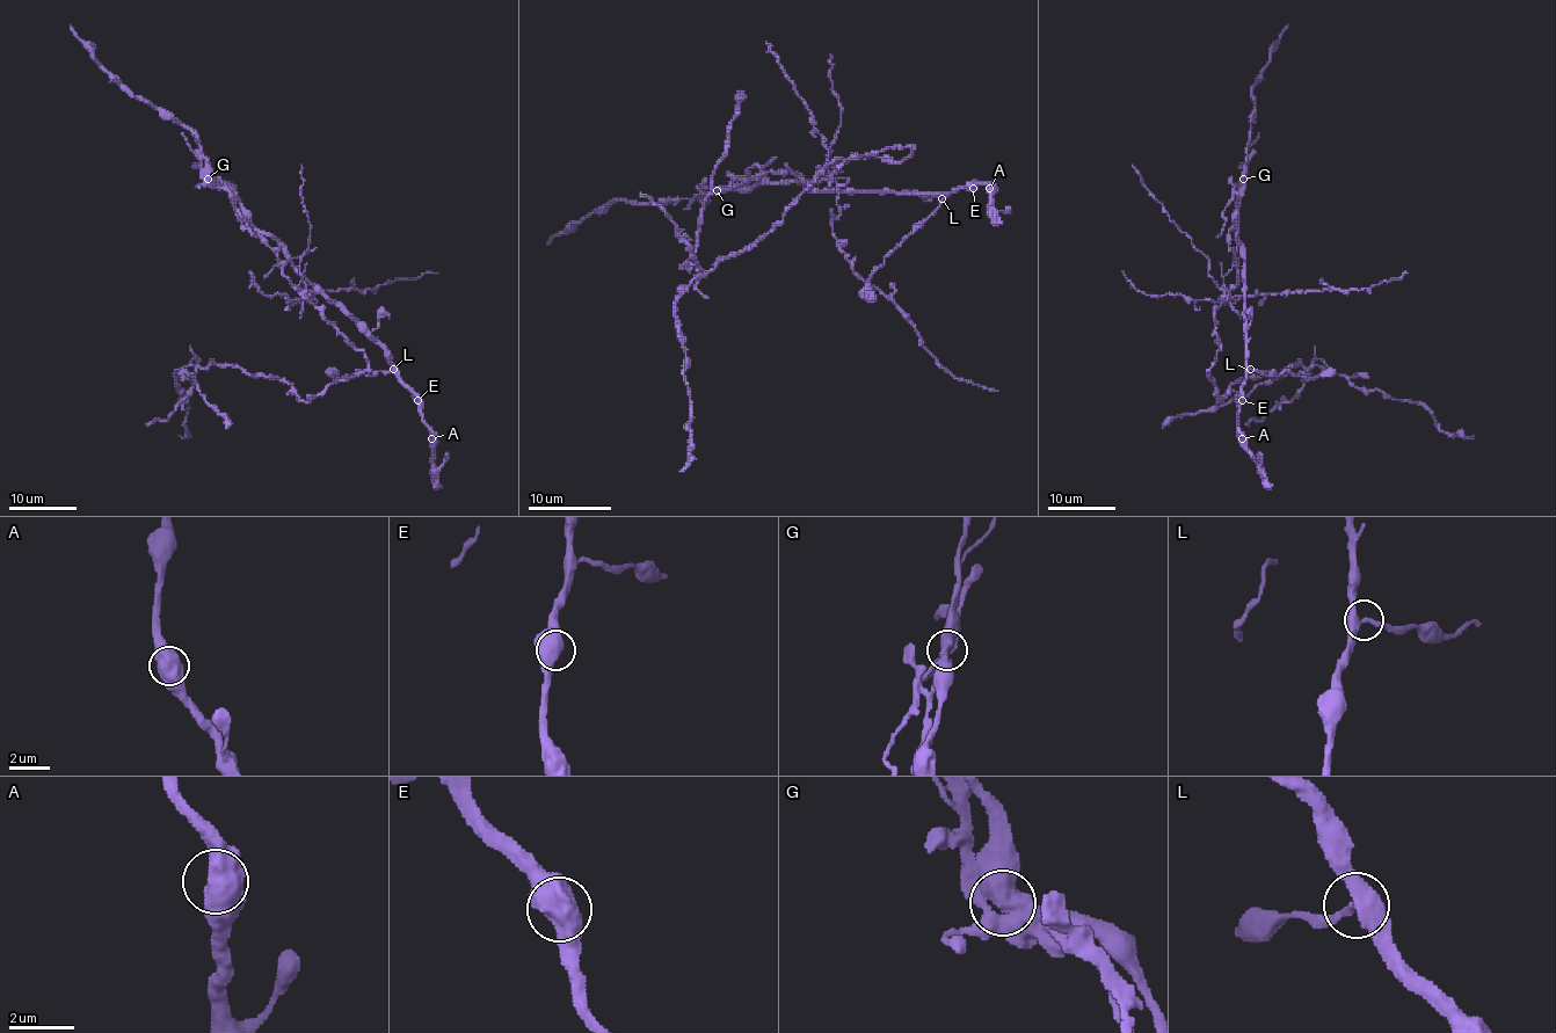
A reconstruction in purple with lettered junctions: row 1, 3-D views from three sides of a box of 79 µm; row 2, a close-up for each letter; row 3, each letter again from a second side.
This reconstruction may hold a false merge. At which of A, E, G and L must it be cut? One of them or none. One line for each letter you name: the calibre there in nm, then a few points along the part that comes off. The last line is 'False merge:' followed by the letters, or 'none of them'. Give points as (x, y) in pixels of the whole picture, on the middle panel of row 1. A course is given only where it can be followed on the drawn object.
G: Thickness 550 nm. Course of the part to remove: (717, 190), (769, 172), (818, 182), (855, 155), (911, 153), (833, 159), (677, 299), (692, 417), (680, 471)
False merge: G

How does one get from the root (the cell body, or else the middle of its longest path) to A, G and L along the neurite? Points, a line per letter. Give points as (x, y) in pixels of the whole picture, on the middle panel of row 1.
A: (901, 161), (853, 155), (833, 174), (807, 182), (816, 190), (838, 193), (954, 193), (973, 184), (989, 188)
G: (901, 161), (853, 155), (818, 182), (804, 182), (791, 172), (764, 172), (758, 177), (717, 190)
L: (901, 161), (853, 155), (833, 174), (807, 182), (816, 190), (942, 195), (942, 198)

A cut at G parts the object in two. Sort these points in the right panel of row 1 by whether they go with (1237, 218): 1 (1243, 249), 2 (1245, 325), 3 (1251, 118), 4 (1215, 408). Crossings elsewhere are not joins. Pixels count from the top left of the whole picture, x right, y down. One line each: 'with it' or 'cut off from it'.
1: with it
2: with it
3: with it
4: cut off from it

